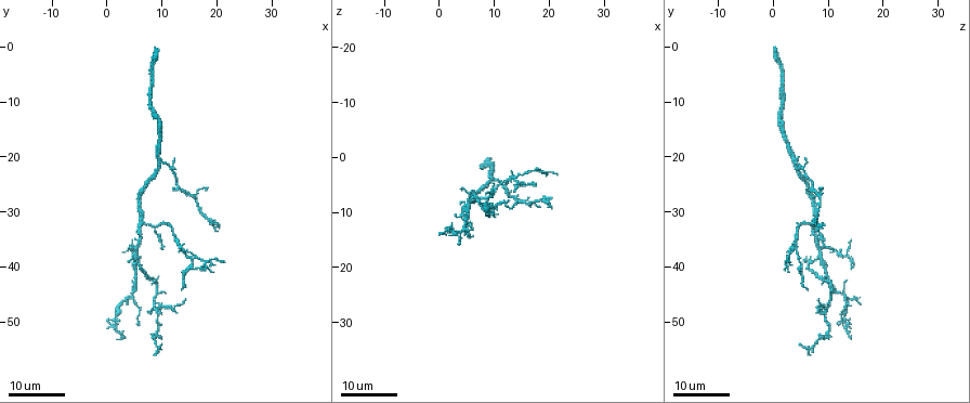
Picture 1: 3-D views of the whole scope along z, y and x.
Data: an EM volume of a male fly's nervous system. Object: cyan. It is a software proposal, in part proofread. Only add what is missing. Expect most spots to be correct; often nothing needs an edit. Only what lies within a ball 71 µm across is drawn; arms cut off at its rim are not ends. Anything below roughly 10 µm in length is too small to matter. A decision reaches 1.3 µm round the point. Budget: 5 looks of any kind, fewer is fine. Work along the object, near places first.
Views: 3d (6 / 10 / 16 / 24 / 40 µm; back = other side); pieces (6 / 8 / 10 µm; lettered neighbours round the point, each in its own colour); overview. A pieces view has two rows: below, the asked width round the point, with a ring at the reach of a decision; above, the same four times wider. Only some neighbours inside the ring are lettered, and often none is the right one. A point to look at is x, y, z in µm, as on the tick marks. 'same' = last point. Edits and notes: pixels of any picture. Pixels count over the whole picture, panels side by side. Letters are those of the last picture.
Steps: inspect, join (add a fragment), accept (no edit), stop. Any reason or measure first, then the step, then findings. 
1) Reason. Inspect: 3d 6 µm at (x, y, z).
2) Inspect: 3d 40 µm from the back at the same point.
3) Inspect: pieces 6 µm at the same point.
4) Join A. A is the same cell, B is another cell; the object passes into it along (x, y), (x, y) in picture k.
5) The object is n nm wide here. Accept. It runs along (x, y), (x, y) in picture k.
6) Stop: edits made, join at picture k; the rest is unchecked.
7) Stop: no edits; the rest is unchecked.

Free end. Inspect: 3d 24 µm at (5.5, 50.5, 11.5).

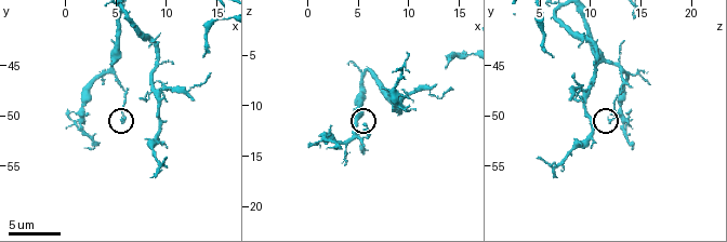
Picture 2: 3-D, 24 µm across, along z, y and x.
See the neighbours. Inspect: pieces 6 µm at (5.8, 50.4, 12.0).

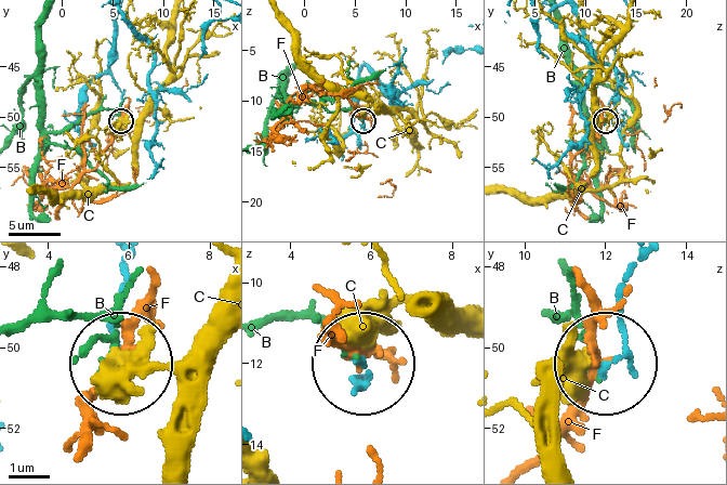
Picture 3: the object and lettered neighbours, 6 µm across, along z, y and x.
The object is 110 nm wide here. Accept. B, C and F are other cells; none of them fits.

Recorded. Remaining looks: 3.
Tapers out. Inspect: pieces 6 µm at (5.6, 40.2, 14.2).

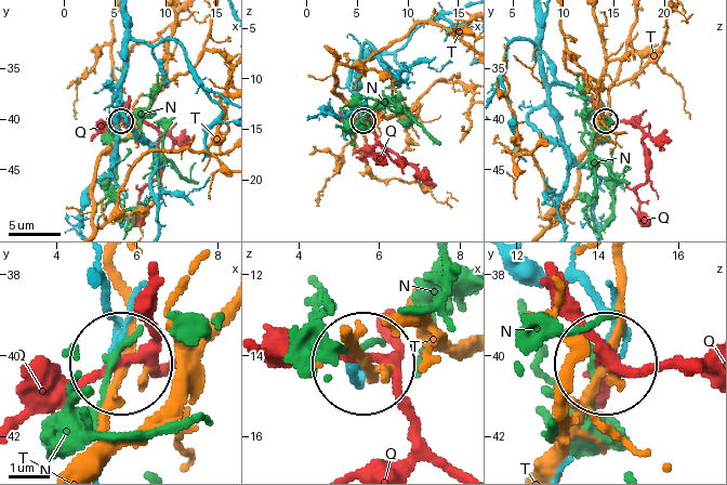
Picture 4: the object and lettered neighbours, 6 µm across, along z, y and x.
Accept. N, Q and T are other cells; it runs along (91, 277), (118, 332), (111, 359) in picture 4; no lettered fragment goes on from it.

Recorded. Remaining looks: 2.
Branch stops here. Inspect: 3d 16 µm at (10.0, 37.0, 11.0).

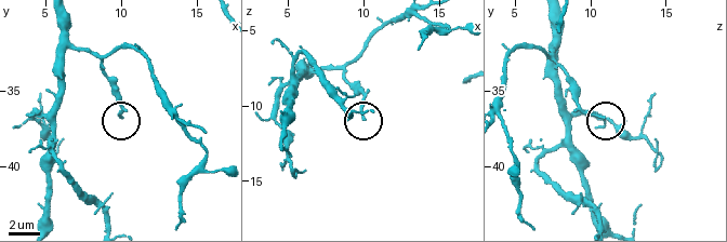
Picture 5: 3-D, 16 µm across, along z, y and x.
Inspect: pieces 10 µm at (10.2, 36.6, 10.8).

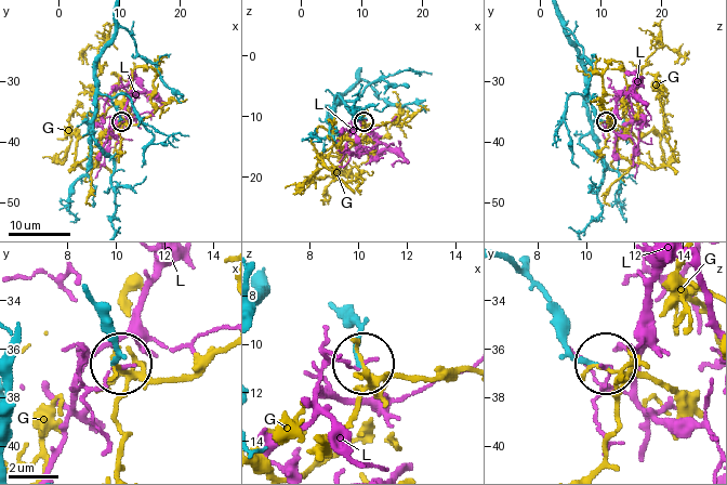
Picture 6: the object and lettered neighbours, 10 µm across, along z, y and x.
Accept. G and L are other cells; it runs along (338, 307), (358, 330), (358, 363) in picture 6; no lettered fragment goes on from it.

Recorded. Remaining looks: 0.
Stop: no edits; the rest is unchecked.

